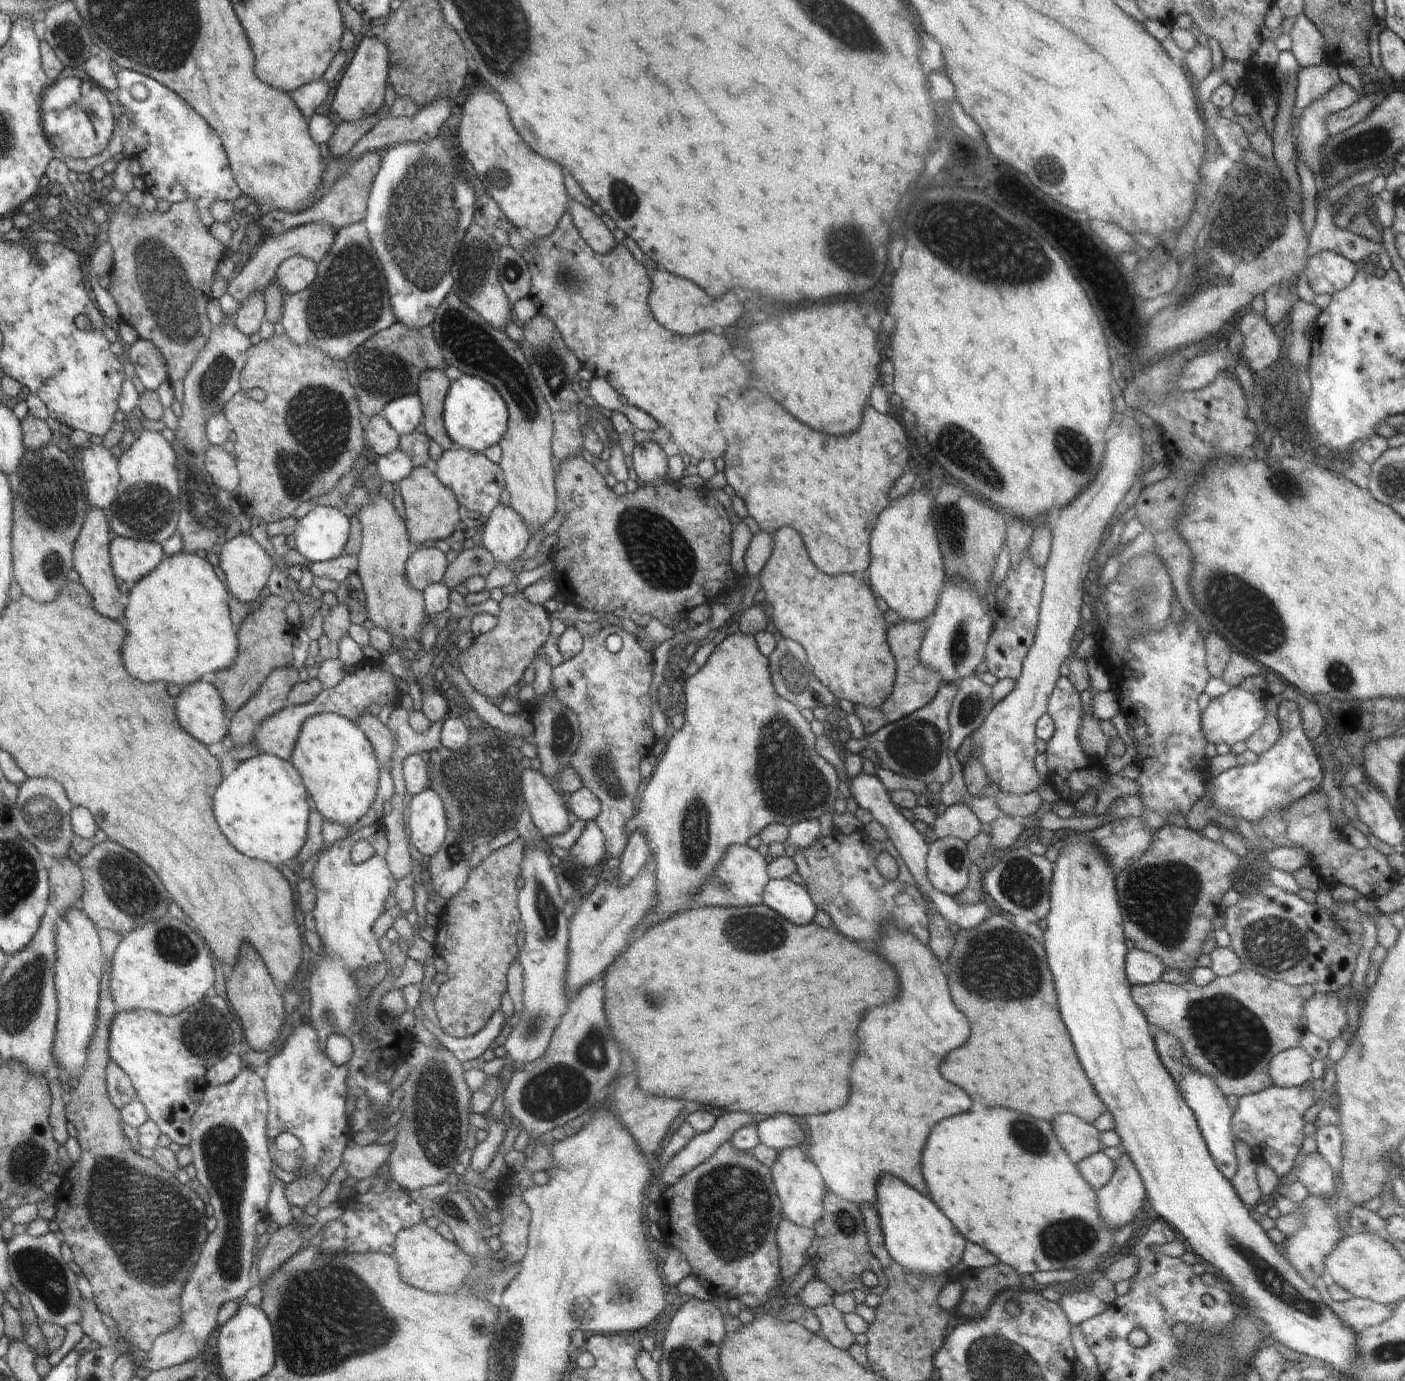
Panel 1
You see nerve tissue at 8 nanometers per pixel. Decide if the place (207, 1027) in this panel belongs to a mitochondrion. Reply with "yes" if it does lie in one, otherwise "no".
yes

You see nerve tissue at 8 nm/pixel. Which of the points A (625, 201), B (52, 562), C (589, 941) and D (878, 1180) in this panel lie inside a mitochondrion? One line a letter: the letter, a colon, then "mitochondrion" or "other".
A: mitochondrion
B: mitochondrion
C: other
D: other

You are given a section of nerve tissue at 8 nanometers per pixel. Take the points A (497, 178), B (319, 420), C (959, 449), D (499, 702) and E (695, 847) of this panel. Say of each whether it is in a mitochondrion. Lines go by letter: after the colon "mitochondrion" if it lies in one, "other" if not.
A: mitochondrion
B: mitochondrion
C: mitochondrion
D: other
E: mitochondrion

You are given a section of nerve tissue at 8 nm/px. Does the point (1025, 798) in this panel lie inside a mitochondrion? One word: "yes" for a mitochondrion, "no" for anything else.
no

